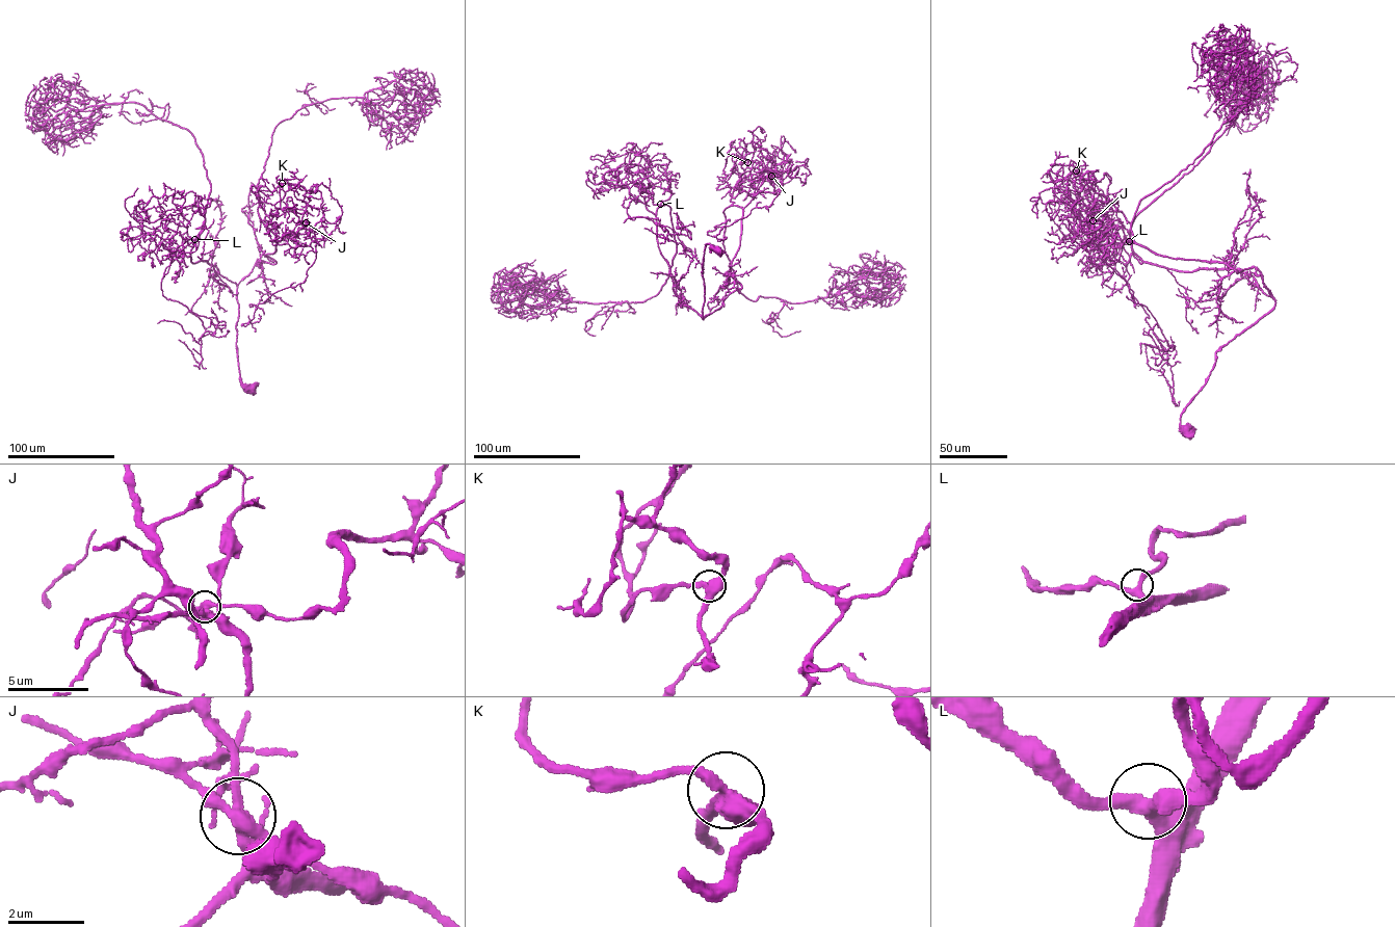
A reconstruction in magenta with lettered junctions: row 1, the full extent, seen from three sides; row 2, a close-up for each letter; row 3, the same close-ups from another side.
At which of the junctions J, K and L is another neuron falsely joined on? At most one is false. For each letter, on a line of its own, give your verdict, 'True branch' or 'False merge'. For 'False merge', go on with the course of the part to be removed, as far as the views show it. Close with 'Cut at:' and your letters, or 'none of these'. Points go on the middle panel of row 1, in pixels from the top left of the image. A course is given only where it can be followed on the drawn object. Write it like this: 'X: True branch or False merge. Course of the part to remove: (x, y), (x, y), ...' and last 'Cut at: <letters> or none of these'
J: True branch
K: True branch
L: True branch
Cut at: none of these

